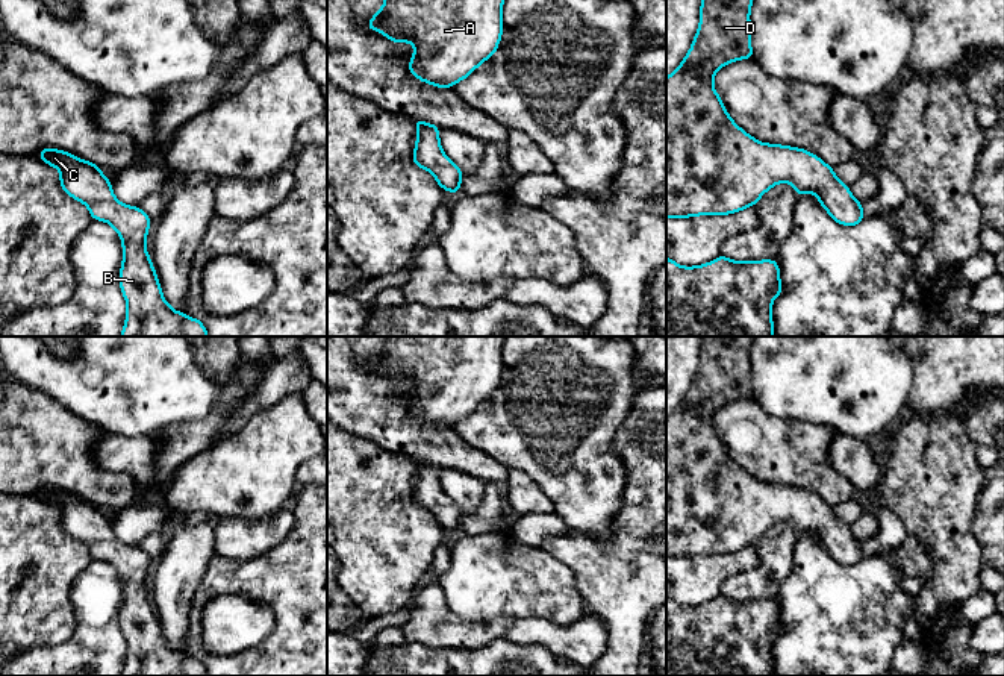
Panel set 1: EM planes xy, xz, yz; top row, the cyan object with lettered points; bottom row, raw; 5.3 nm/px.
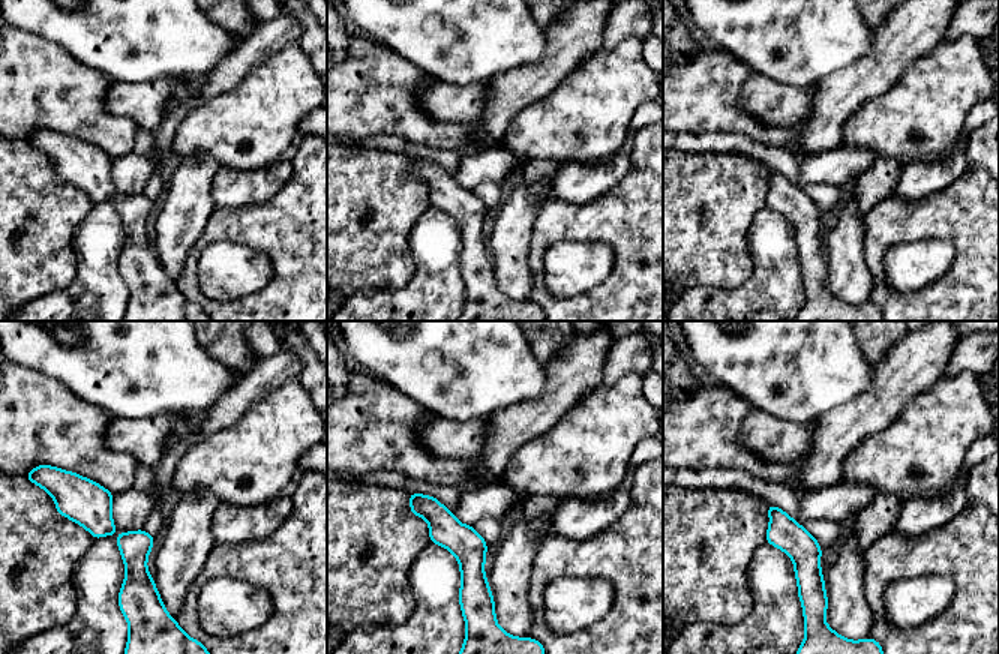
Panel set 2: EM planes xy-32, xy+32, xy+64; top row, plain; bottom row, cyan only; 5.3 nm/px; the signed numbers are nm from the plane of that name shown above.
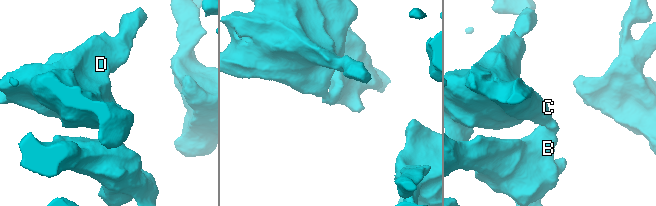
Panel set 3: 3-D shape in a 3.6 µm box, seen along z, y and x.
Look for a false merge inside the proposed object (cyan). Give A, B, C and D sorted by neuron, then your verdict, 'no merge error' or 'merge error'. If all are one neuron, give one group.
A B C D; no merge error

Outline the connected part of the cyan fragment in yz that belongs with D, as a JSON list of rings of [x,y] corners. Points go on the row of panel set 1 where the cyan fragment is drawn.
[[[703,0],[700,27],[692,47],[680,67],[666,77],[666,218],[695,215],[728,215],[748,206],[780,182],[790,183],[797,194],[812,192],[830,217],[843,226],[856,226],[863,217],[863,206],[850,188],[840,182],[833,168],[804,149],[765,144],[744,132],[727,114],[713,88],[713,76],[724,65],[737,59],[751,59],[750,11],[753,0]]]

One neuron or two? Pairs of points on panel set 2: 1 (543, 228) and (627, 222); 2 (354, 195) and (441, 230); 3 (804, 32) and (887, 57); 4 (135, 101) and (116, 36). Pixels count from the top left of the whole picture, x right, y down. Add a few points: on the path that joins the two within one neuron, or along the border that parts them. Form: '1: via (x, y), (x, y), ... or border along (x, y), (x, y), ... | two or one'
1: via (564, 222), (606, 222) | one
2: border along (429, 206), (411, 230), (411, 255) | two
3: border along (872, 27), (873, 48), (840, 69) | two
4: border along (164, 75), (155, 80), (113, 83) | two

